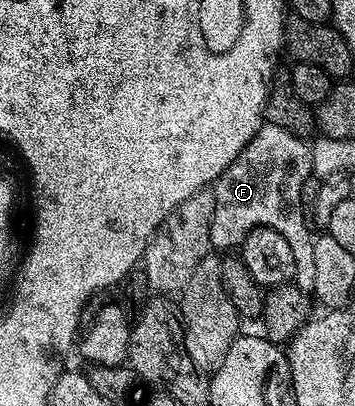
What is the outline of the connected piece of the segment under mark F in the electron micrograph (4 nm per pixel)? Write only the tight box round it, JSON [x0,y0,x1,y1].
[210,124,315,294]

